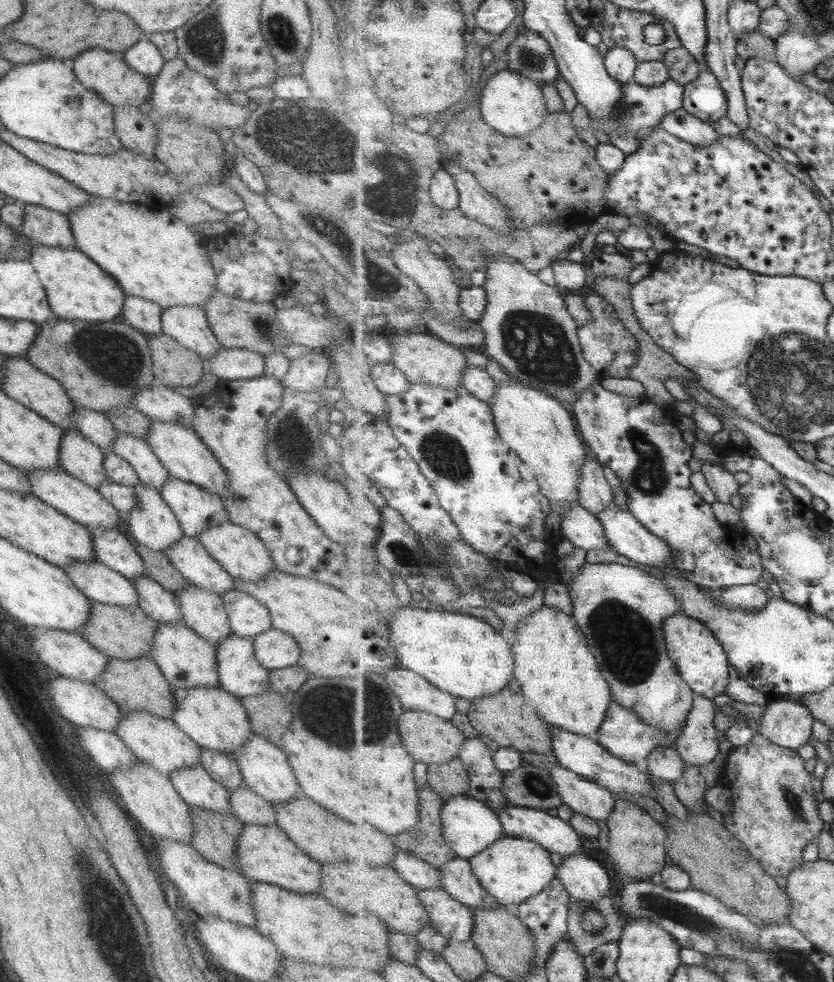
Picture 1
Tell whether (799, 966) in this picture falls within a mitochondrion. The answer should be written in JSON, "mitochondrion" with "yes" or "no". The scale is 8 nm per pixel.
{"mitochondrion":"yes"}

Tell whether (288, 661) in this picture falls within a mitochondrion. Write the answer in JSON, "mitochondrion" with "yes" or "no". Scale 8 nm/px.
{"mitochondrion":"no"}

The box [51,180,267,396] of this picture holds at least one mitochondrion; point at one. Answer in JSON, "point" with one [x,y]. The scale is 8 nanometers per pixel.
{"point":[105,354]}

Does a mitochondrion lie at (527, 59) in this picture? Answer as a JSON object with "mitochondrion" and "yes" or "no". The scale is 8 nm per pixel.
{"mitochondrion":"yes"}

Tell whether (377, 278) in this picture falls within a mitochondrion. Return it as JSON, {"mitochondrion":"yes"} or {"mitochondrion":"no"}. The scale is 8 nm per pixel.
{"mitochondrion":"yes"}

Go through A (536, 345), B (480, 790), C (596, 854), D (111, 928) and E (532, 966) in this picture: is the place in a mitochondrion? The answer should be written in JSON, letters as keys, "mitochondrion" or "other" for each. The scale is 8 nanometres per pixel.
{"A":"mitochondrion","B":"other","C":"other","D":"mitochondrion","E":"other"}

